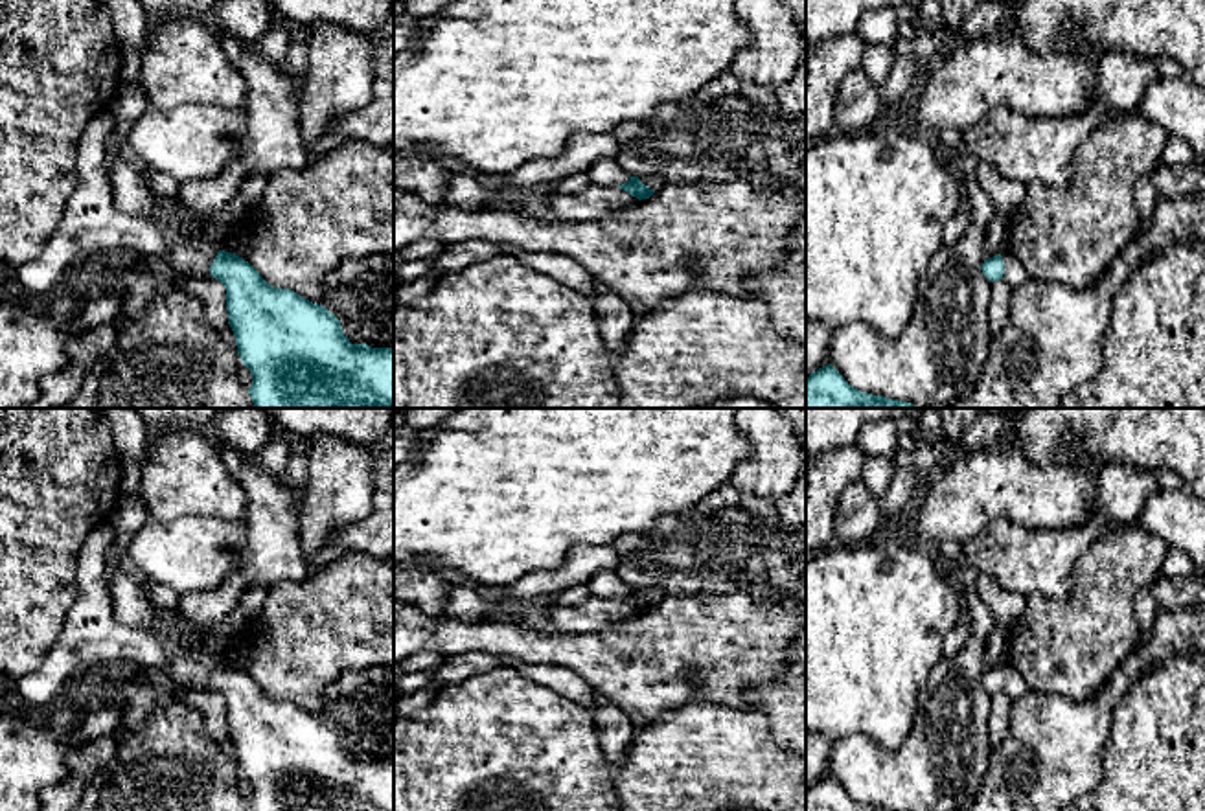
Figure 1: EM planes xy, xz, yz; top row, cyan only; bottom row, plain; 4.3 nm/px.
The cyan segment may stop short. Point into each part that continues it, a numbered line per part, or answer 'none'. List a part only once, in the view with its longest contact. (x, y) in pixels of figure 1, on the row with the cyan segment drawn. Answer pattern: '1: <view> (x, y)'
1: xy (91, 228)

